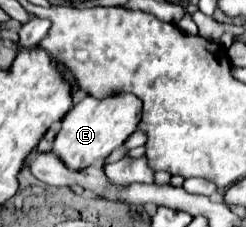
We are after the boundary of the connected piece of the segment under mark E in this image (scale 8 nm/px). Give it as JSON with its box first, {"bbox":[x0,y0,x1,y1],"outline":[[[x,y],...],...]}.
{"bbox":[53,94,141,170],"outline":[[[121,94],[115,98],[91,98],[87,96],[75,104],[63,118],[61,130],[53,140],[53,152],[61,162],[71,170],[83,170],[95,160],[107,158],[115,148],[119,148],[129,134],[135,132],[137,122],[141,120],[141,100],[133,94]]]}

